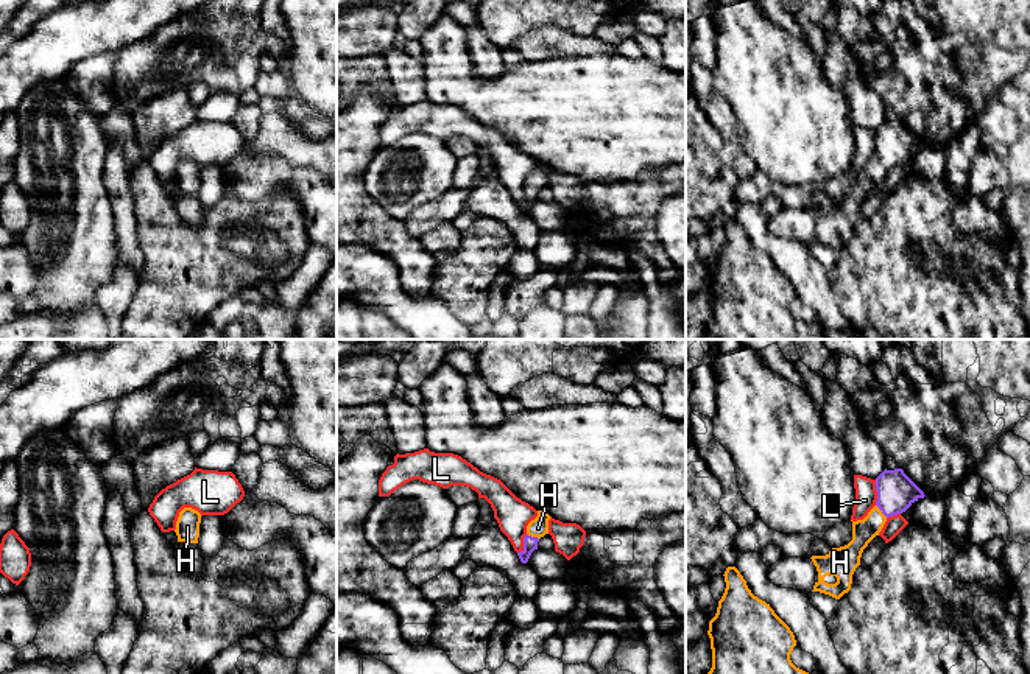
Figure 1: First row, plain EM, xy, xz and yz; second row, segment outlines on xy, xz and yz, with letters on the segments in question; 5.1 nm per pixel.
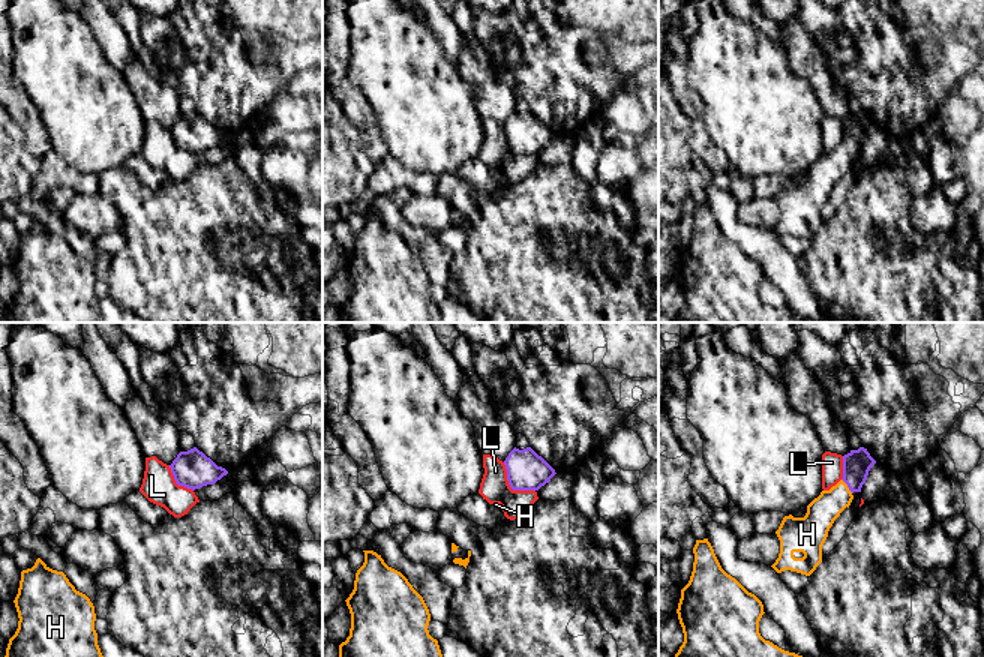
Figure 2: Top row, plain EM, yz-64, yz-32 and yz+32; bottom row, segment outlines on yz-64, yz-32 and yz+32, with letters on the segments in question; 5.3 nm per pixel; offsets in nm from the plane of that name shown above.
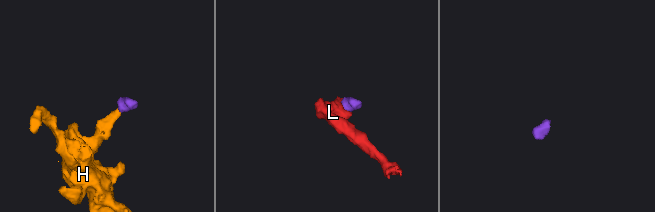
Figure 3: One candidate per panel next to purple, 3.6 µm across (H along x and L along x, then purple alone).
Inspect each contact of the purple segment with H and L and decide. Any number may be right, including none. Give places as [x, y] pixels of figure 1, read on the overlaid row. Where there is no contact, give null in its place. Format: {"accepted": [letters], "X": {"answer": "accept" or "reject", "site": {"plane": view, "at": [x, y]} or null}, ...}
{"accepted": ["H"], "H": {"answer": "accept", "site": {"plane": "yz", "at": [881, 509]}}, "L": {"answer": "reject", "site": {"plane": "yz", "at": [878, 492]}}}

